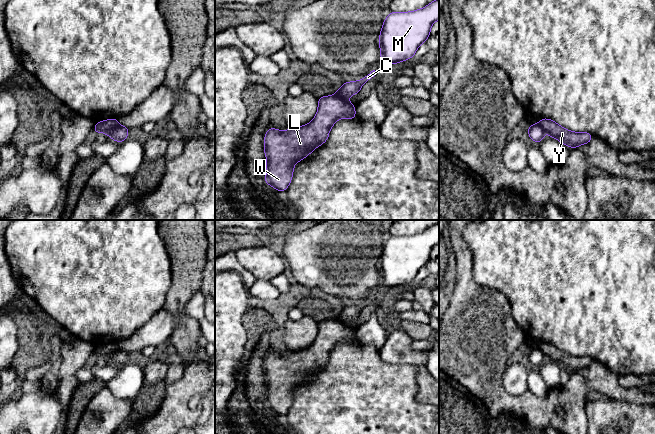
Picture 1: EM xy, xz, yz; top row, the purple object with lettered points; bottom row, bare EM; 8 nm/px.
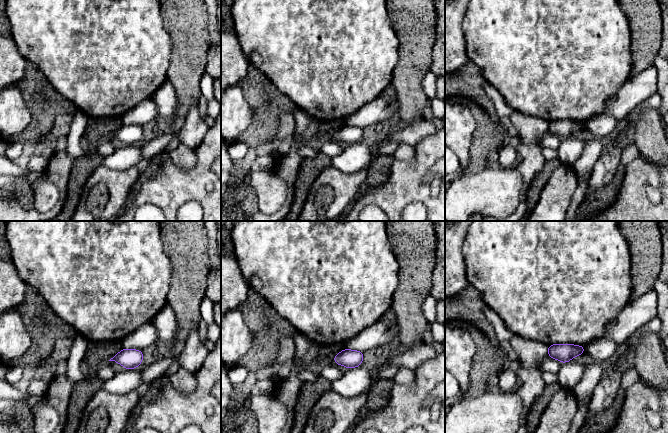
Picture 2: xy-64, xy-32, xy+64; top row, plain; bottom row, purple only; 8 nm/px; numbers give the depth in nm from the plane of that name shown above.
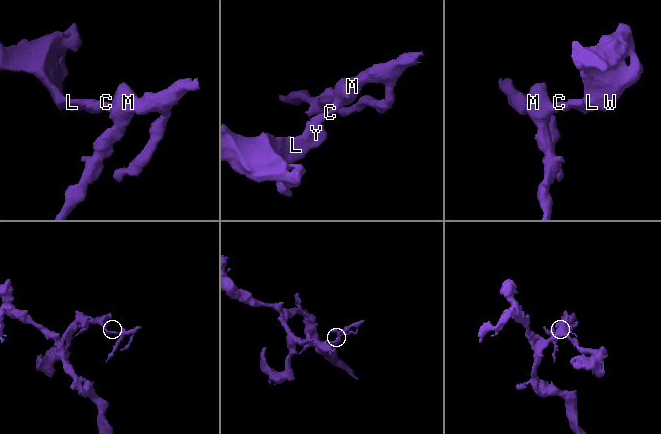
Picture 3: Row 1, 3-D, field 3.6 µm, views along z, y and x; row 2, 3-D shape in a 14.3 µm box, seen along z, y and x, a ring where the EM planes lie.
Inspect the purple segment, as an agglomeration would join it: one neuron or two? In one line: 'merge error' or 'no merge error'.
merge error

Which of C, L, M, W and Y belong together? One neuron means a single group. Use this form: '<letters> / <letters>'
C M / L W Y

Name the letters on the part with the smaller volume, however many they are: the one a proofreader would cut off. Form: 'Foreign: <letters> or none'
Foreign: C, M

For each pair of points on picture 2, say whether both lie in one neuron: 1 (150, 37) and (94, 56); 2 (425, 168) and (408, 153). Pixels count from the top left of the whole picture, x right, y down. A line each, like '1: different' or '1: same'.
1: same
2: different

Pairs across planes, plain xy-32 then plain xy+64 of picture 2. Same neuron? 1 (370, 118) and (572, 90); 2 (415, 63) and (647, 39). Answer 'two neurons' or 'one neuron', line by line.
1: two neurons
2: one neuron

